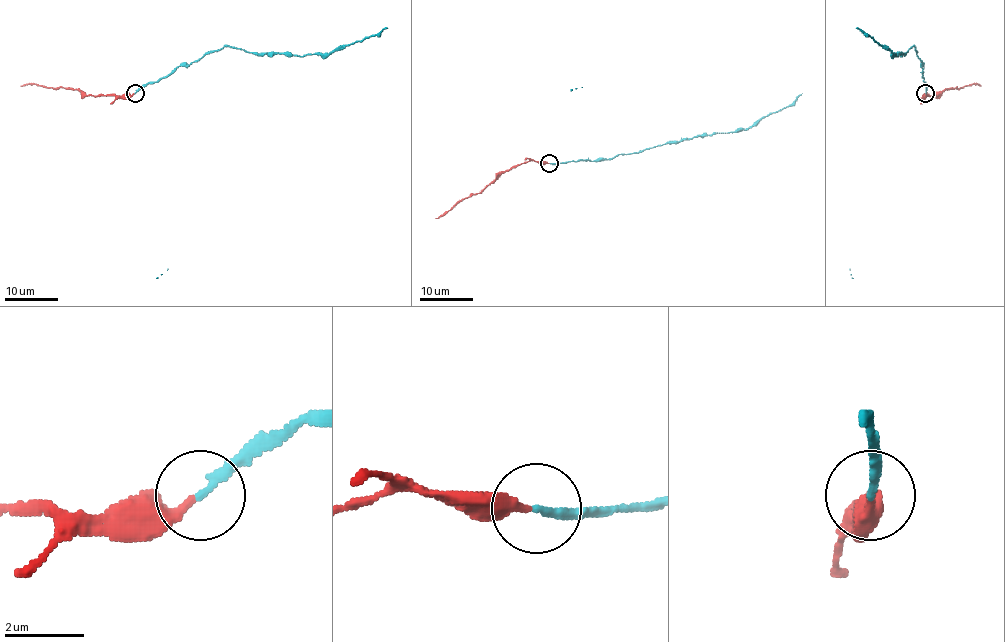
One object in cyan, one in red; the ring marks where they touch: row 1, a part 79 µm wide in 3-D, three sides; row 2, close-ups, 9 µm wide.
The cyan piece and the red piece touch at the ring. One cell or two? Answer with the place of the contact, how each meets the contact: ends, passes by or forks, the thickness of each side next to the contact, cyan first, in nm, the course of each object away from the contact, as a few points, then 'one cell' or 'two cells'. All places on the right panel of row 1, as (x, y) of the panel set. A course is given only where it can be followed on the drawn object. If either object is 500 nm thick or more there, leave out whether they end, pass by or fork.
at (925, 93); cyan ends there; red ends there; 200 nm thick on the cyan side, 260 nm on the other; cyan runs (926, 93), (923, 66), (914, 46), (906, 52), (892, 54), (856, 27); red runs (926, 93), (923, 95), (938, 95), (943, 90), (955, 87), (981, 86); two cells

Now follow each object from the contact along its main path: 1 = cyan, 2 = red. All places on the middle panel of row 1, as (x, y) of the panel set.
1: (549, 163), (603, 161), (700, 135), (745, 130), (789, 106), (801, 94)
2: (548, 163), (528, 161), (512, 166), (478, 193), (460, 199), (436, 218)

